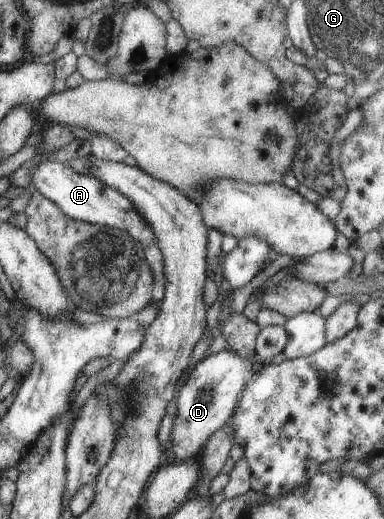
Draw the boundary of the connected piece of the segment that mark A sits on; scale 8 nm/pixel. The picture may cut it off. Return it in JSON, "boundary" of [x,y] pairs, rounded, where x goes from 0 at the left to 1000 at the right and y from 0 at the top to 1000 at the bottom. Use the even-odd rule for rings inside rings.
{"boundary":[[[135,301],[120,310],[109,308],[86,328],[78,351],[81,362],[91,362],[125,385],[143,387],[177,418],[234,432],[326,443],[352,462],[362,462],[372,476],[388,474],[393,466],[409,468],[396,435],[365,416],[354,397],[331,378],[292,362],[289,356],[276,358],[250,341],[211,335],[211,331],[180,324],[174,316],[164,314],[161,303]]]}

